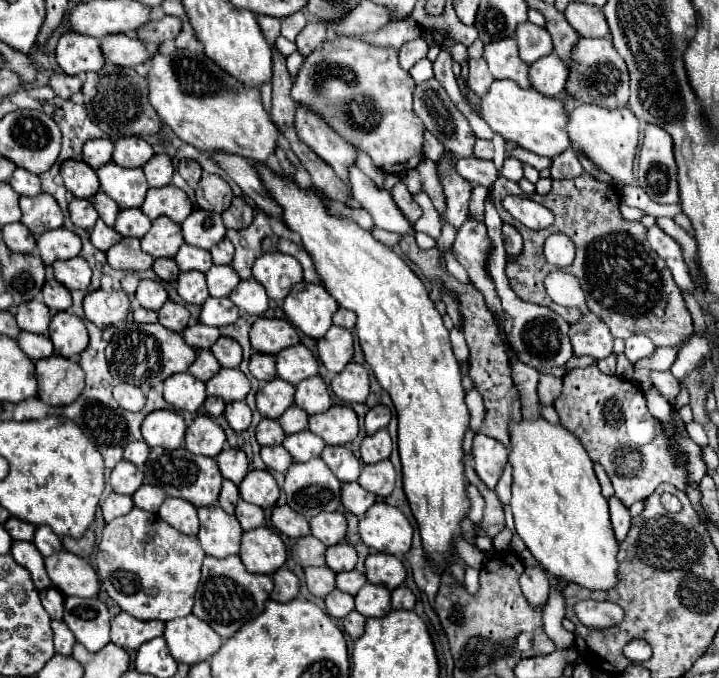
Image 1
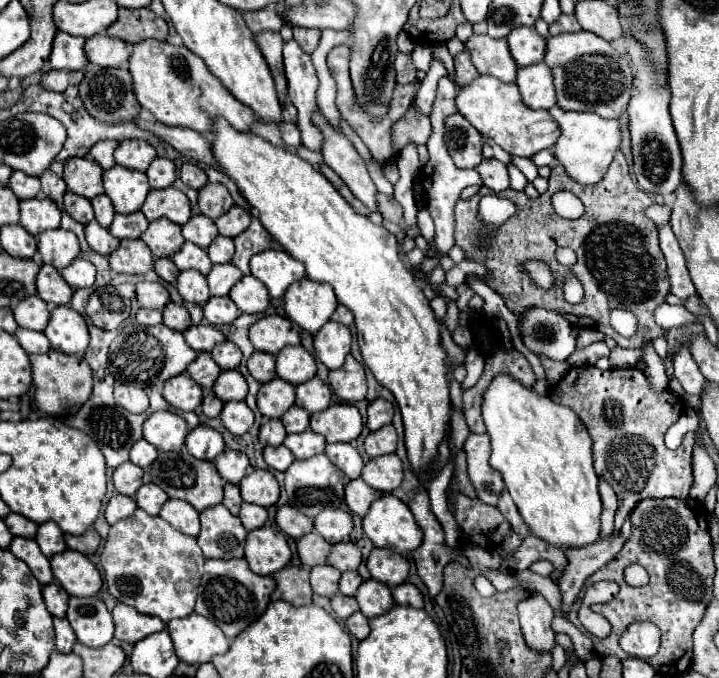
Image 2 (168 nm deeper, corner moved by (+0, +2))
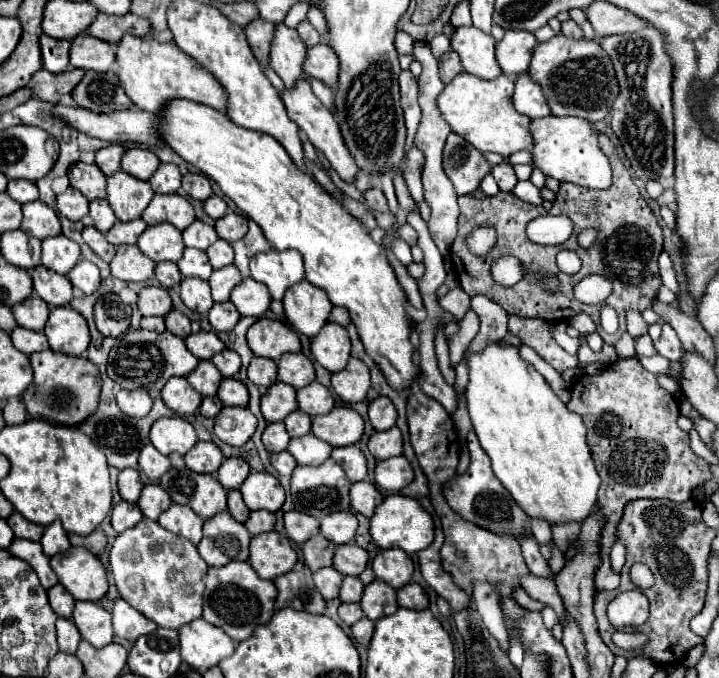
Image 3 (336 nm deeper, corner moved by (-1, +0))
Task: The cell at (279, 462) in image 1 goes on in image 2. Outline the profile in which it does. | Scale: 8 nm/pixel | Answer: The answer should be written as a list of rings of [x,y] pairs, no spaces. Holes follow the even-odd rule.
[[[267,446],[263,450],[263,456],[265,456],[265,462],[269,464],[269,468],[279,470],[279,472],[285,472],[291,466],[291,462],[295,460],[293,454],[291,454],[291,450],[285,448],[285,446],[277,446],[277,448]]]

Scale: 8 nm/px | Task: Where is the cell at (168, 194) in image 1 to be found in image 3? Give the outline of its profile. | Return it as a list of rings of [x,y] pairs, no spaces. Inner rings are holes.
[[[154,194],[152,202],[148,204],[148,208],[142,214],[142,220],[152,226],[152,224],[160,224],[160,222],[170,222],[174,224],[178,230],[184,230],[188,224],[192,224],[196,220],[194,216],[194,208],[192,204],[180,196],[180,194]]]

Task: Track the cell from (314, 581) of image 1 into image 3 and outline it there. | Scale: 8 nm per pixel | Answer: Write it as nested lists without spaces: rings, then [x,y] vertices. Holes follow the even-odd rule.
[[[320,568],[318,572],[314,572],[314,584],[318,588],[318,592],[322,594],[324,600],[332,600],[338,596],[340,592],[340,584],[342,584],[342,574],[336,568]]]

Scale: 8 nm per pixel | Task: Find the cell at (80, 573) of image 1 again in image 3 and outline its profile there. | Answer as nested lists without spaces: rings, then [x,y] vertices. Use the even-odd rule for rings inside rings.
[[[68,548],[64,554],[52,556],[50,562],[58,582],[74,596],[74,600],[98,602],[108,592],[106,568],[92,552]]]

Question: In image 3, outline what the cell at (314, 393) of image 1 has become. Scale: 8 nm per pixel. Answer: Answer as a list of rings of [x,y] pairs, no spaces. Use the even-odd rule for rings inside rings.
[[[312,382],[310,386],[298,390],[298,410],[310,416],[320,416],[320,414],[328,414],[332,408],[334,408],[332,392],[320,382]]]

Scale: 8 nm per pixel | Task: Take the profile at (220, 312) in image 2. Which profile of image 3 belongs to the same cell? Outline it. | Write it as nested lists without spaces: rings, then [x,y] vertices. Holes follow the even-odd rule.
[[[230,300],[214,304],[208,312],[208,322],[216,332],[230,332],[238,320],[240,320],[240,312],[236,310],[236,306],[232,306]]]

